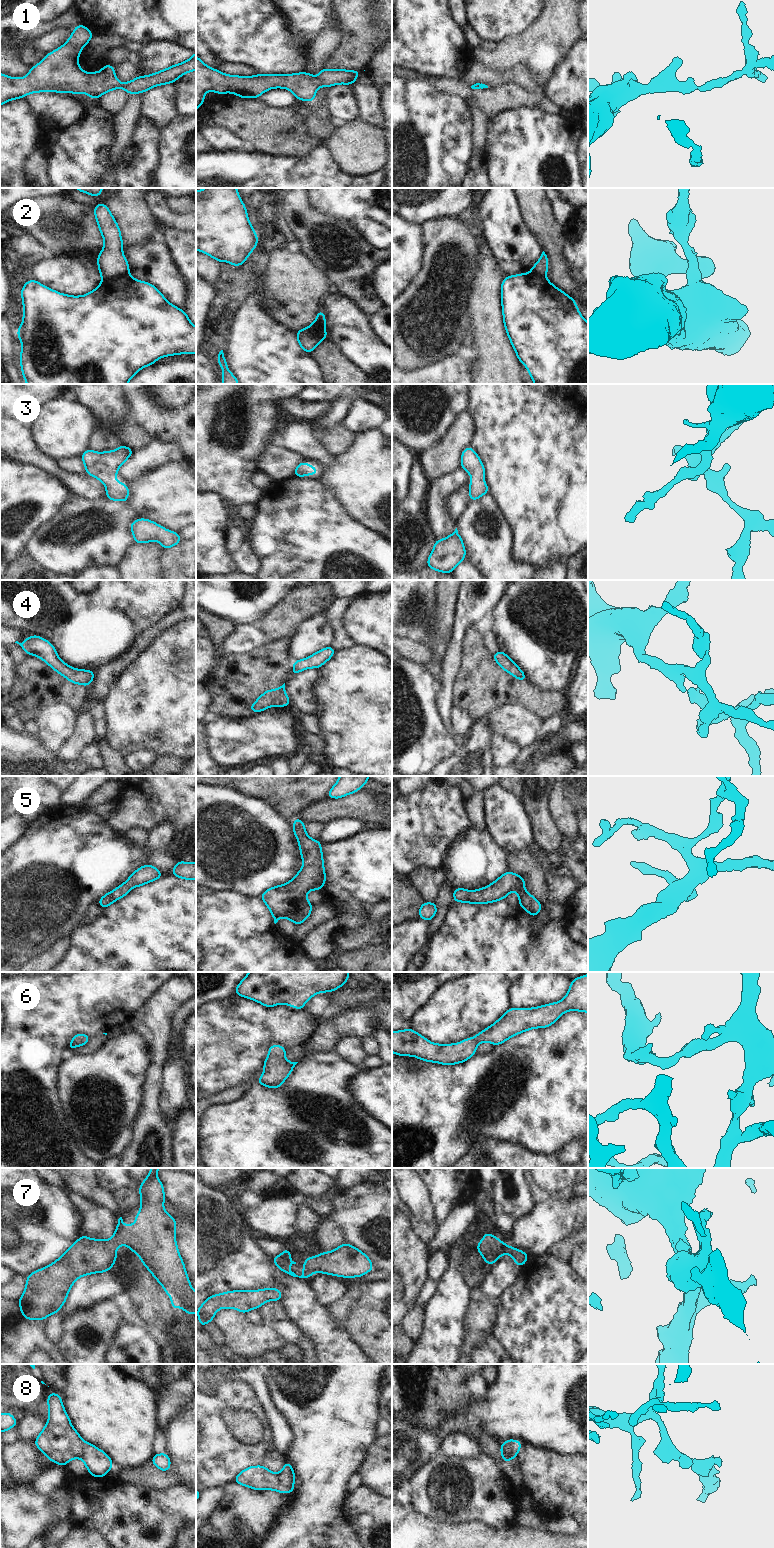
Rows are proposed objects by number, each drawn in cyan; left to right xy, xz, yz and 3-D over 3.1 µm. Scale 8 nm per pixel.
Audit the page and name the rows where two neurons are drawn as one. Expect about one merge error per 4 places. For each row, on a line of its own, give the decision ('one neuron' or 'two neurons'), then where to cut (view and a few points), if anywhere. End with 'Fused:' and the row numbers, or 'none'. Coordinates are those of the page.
1: one neuron; cut none
2: two neurons; cut xy (128, 271), (121, 278), (103, 281)
3: one neuron; cut none
4: one neuron; cut none
5: one neuron; cut none
6: one neuron; cut none
7: one neuron; cut none
8: two neurons; cut xz (276, 1474), (277, 1481), (285, 1492)
Fused: 2, 8

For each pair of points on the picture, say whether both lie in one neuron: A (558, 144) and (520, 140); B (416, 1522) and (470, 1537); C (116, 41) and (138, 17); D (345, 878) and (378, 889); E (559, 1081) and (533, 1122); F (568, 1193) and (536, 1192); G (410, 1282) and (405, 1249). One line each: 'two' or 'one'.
A: one
B: one
C: two
D: one
E: one
F: one
G: one

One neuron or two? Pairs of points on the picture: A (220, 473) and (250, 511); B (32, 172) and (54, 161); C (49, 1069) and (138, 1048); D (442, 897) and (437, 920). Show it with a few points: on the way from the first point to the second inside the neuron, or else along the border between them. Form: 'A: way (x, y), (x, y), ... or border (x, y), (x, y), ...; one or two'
A: border (255, 503), (242, 503), (239, 506); two
B: border (46, 155), (46, 172), (49, 177); two
C: border (62, 1061), (57, 1073), (57, 1090); two
D: way (442, 903), (440, 914); one

